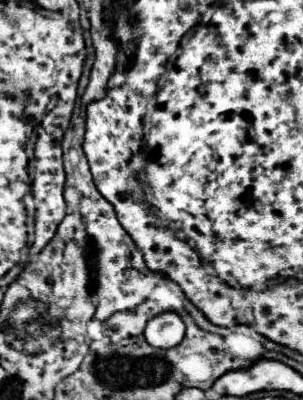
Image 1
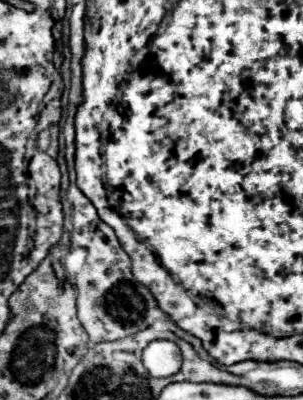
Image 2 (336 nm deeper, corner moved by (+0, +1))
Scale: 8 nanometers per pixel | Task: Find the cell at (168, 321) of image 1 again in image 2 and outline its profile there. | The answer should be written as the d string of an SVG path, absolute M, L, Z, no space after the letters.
M153 340L143 350L143 364L155 378L165 378L181 368L181 350L171 340Z

